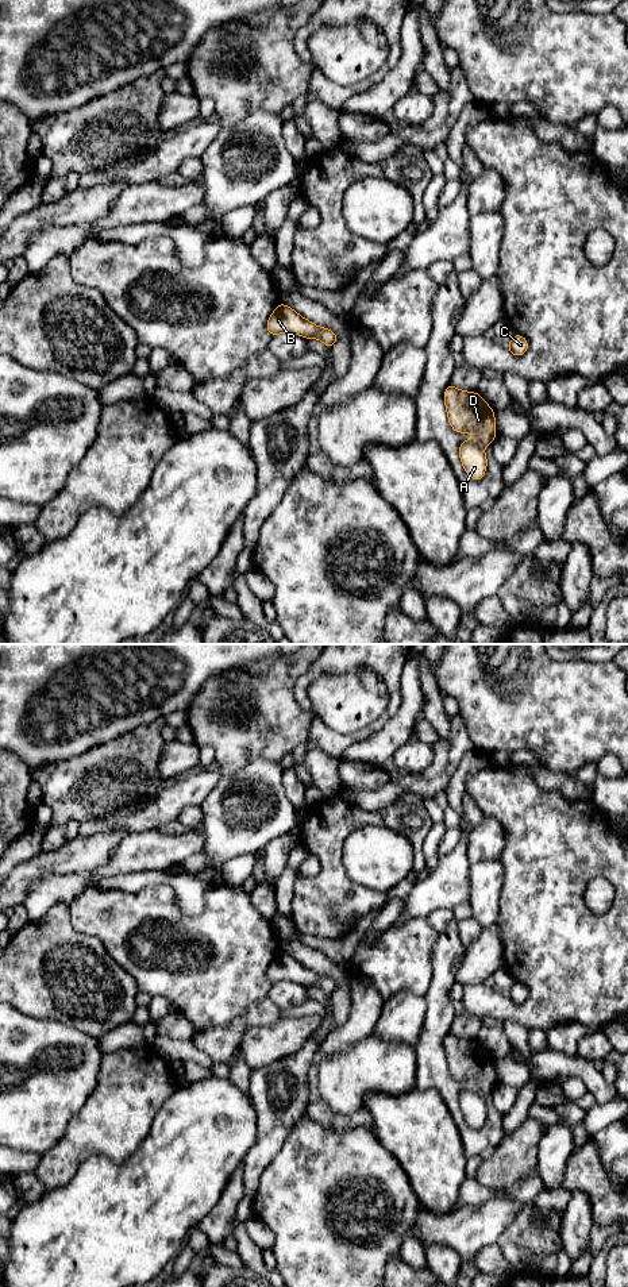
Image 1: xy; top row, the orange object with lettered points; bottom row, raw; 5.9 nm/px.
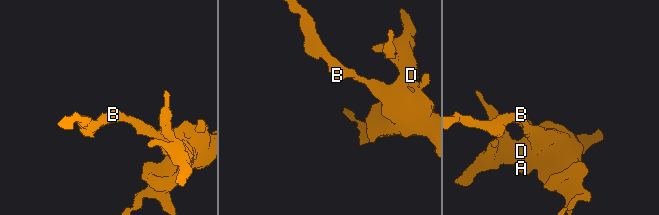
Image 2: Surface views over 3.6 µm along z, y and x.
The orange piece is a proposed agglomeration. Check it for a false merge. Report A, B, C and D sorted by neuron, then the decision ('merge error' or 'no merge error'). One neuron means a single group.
A B C D | no merge error

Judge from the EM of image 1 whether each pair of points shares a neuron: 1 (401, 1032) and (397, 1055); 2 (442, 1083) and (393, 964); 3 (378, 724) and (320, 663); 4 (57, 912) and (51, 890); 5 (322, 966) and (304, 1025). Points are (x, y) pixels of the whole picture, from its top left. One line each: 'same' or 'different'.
1: different
2: different
3: same
4: different
5: different

